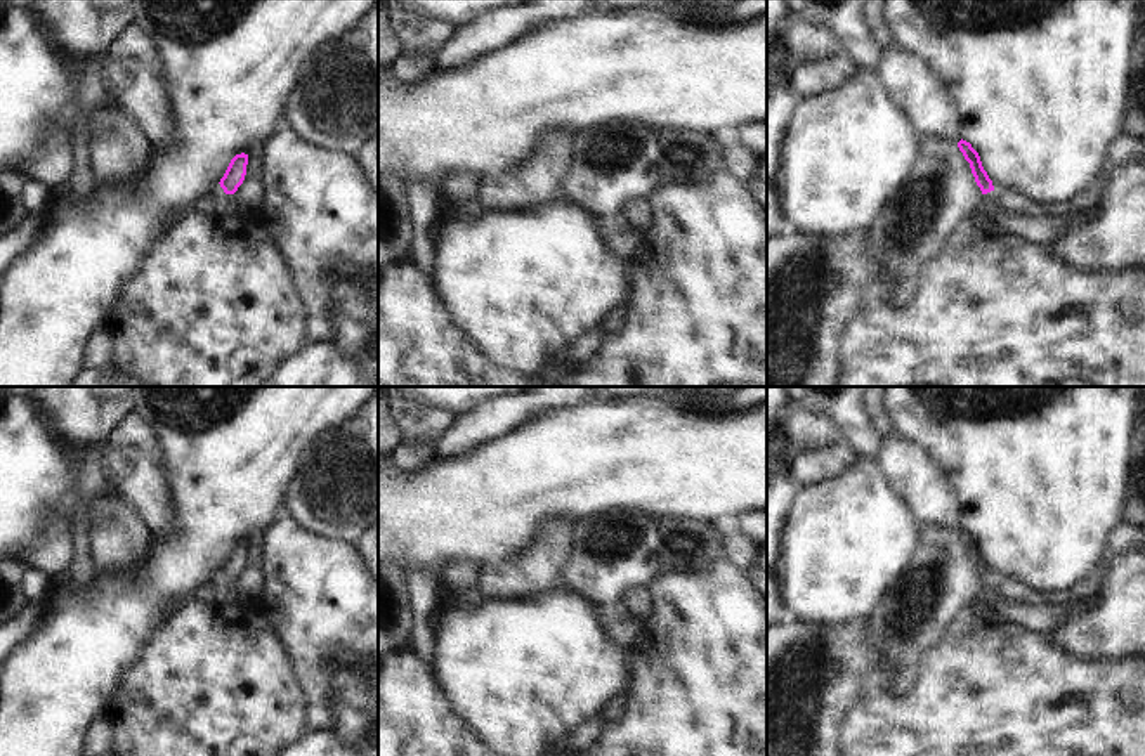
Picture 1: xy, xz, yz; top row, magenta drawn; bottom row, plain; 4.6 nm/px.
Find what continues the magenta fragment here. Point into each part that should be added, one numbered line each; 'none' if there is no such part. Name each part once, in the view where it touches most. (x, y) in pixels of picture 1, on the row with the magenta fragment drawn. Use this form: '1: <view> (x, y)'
1: yz (909, 84)
2: yz (1041, 231)

